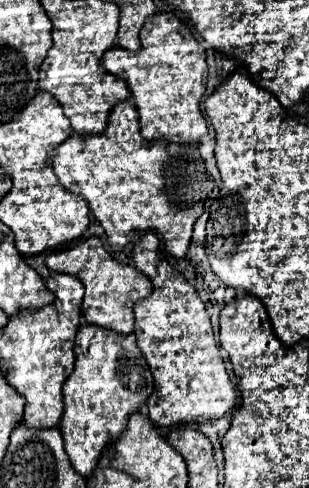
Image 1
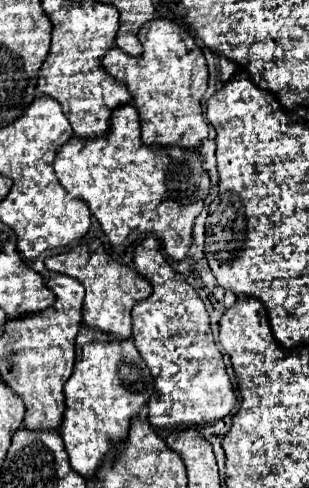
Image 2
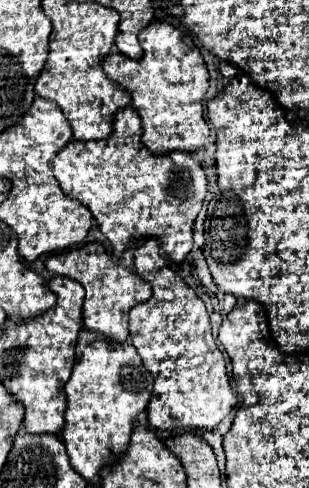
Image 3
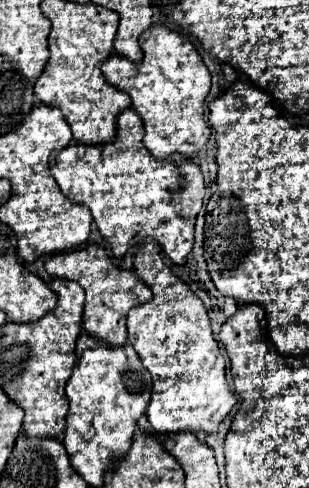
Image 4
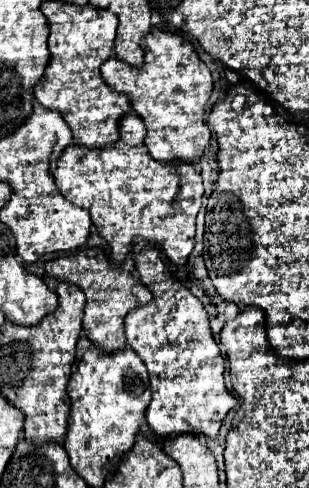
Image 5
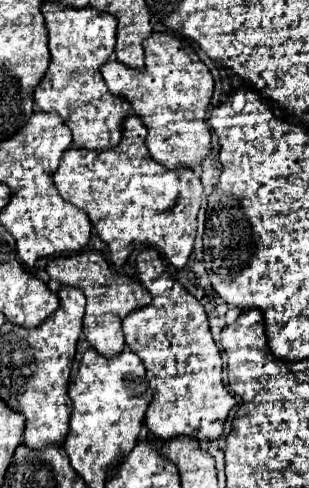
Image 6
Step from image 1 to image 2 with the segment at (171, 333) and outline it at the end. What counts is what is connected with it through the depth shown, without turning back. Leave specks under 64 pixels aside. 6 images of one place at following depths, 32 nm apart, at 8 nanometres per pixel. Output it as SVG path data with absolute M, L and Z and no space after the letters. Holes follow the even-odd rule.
M146 238L142 246L134 252L134 268L140 276L144 276L154 292L148 300L138 302L132 308L132 340L144 358L146 366L150 368L150 374L154 376L154 394L148 400L148 420L154 428L172 428L172 426L212 426L224 416L228 416L236 408L236 396L234 388L230 384L230 378L226 374L224 358L212 338L208 312L204 308L204 302L196 294L196 290L170 268L166 262L160 242L156 238Z

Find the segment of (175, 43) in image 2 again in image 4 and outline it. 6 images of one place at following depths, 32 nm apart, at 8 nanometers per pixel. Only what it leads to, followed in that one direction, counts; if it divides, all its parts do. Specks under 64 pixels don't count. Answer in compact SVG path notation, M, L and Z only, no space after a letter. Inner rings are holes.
M152 26L140 36L144 57L140 64L130 64L124 58L112 54L102 64L102 74L114 88L120 88L132 98L132 108L144 122L144 144L158 160L182 154L192 158L198 148L204 148L210 138L210 126L206 122L206 96L212 86L210 72L198 56L188 36L174 32L166 26Z

